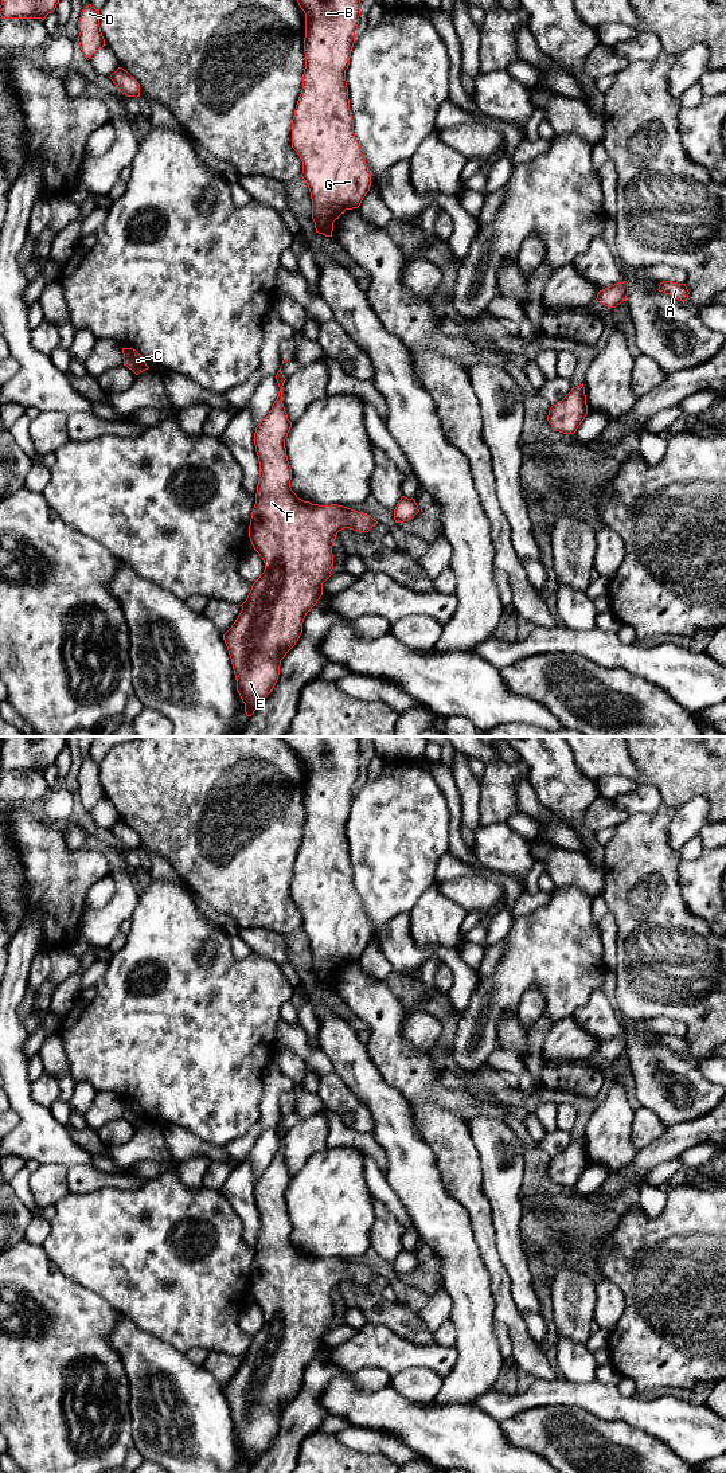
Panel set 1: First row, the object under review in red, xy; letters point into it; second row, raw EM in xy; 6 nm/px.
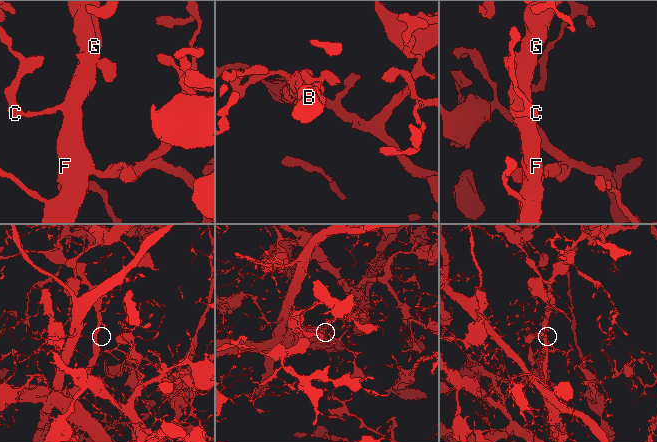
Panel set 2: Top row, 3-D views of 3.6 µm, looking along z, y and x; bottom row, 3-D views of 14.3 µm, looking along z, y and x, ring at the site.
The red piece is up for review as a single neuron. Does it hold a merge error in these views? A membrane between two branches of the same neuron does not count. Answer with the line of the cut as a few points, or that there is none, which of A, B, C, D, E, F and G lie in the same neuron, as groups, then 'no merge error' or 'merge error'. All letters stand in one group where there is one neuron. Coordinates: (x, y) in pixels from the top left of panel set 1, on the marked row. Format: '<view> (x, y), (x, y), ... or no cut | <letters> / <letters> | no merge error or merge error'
no cut | A B C D E F G | no merge error

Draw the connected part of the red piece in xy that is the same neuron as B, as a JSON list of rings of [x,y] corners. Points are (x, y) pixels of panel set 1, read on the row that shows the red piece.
[[[297,0],[297,3],[305,13],[305,69],[301,94],[292,120],[292,148],[302,161],[301,177],[308,184],[311,192],[312,219],[316,233],[332,237],[333,222],[346,210],[358,208],[371,187],[371,172],[354,133],[346,81],[346,70],[348,69],[355,43],[362,3],[360,0]]]

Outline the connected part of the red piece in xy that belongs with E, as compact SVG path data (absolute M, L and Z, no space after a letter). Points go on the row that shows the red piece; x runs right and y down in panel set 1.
M281 368L276 379L280 387L278 396L254 433L259 477L249 525L250 542L262 558L265 570L241 605L238 618L223 634L237 680L237 691L245 703L247 716L254 714L258 704L274 688L281 660L298 641L307 613L323 595L323 583L332 575L332 546L337 532L344 528L368 532L378 524L367 513L337 504L312 504L298 499L292 491L292 469L285 448L292 422L282 403L282 386L286 379Z

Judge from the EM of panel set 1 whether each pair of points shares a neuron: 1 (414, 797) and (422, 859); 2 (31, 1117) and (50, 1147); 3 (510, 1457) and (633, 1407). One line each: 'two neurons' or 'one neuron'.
1: one neuron
2: one neuron
3: two neurons

